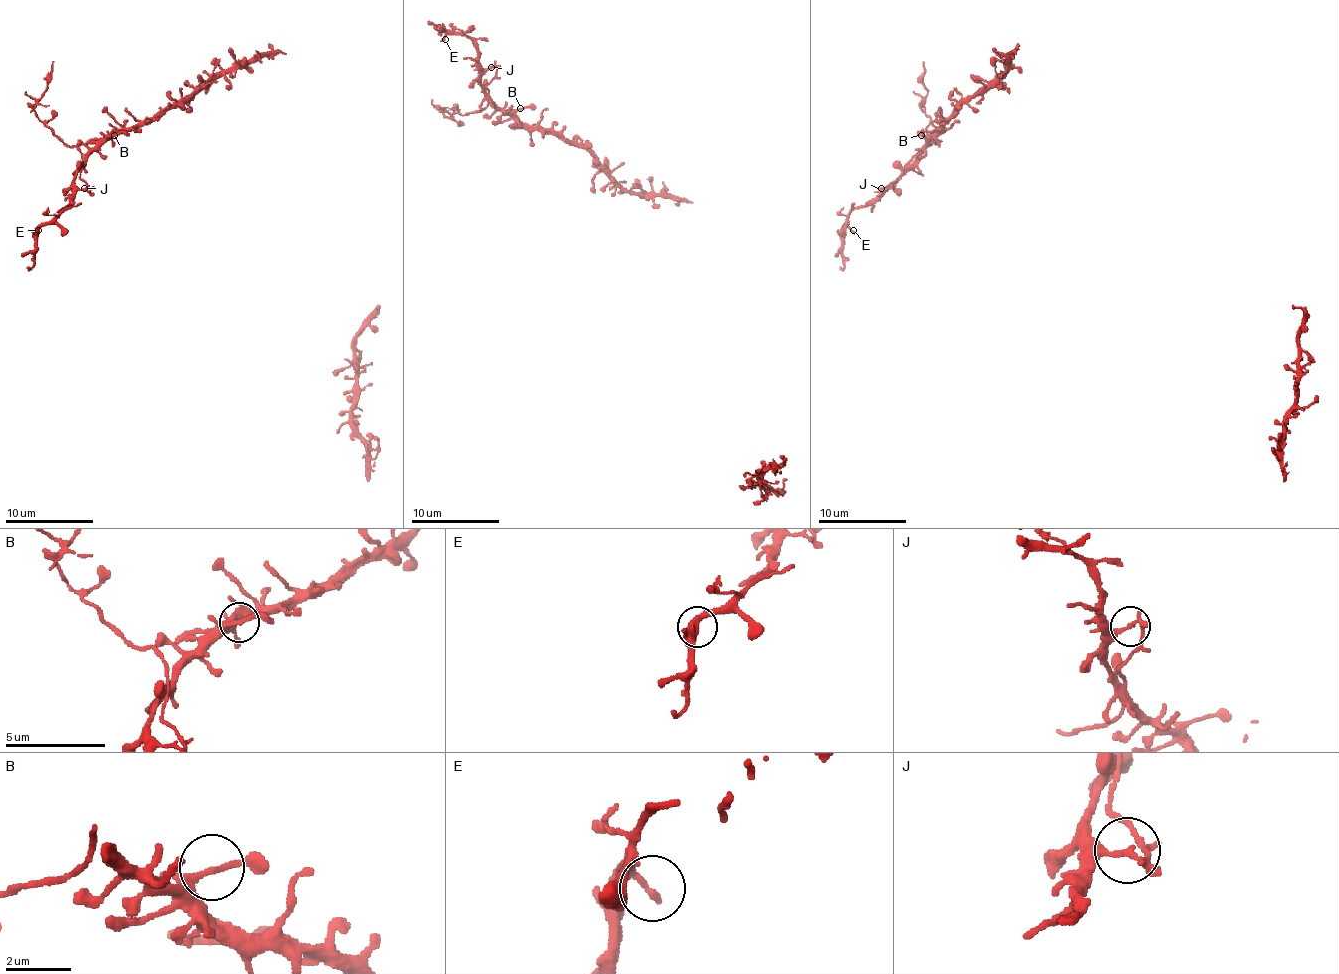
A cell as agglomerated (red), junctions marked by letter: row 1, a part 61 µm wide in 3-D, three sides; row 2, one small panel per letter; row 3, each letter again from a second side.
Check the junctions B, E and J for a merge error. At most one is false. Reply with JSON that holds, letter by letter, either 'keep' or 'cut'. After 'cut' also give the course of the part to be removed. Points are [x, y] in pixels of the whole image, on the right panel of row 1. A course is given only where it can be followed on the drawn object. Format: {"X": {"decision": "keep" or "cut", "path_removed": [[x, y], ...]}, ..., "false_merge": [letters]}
{"B": {"decision": "keep"}, "E": {"decision": "keep"}, "J": {"decision": "cut", "path_removed": [[881, 188], [890, 186], [926, 146], [930, 119], [923, 110], [928, 93], [923, 86], [923, 62]]}, "false_merge": ["J"]}

